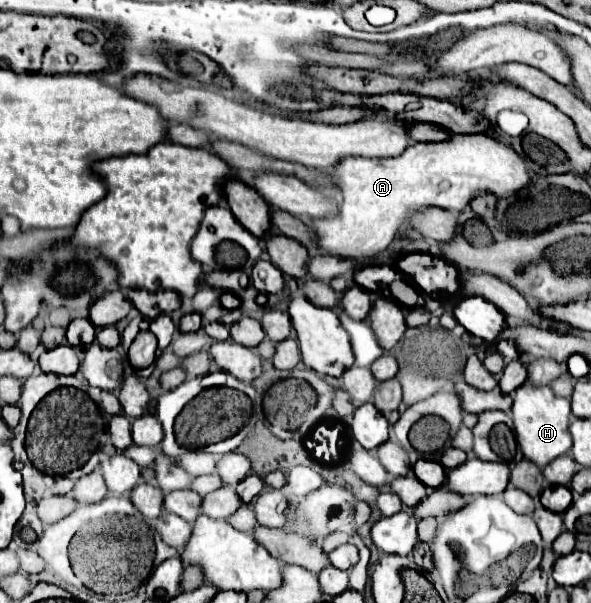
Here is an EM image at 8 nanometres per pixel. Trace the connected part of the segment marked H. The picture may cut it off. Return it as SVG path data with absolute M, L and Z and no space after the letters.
M521 385L513 393L513 407L511 407L511 419L513 429L517 437L517 445L521 447L525 459L533 461L537 467L549 465L559 455L565 455L571 449L571 435L569 435L569 423L571 423L571 397L555 397L551 393L551 387L533 387L533 385Z

